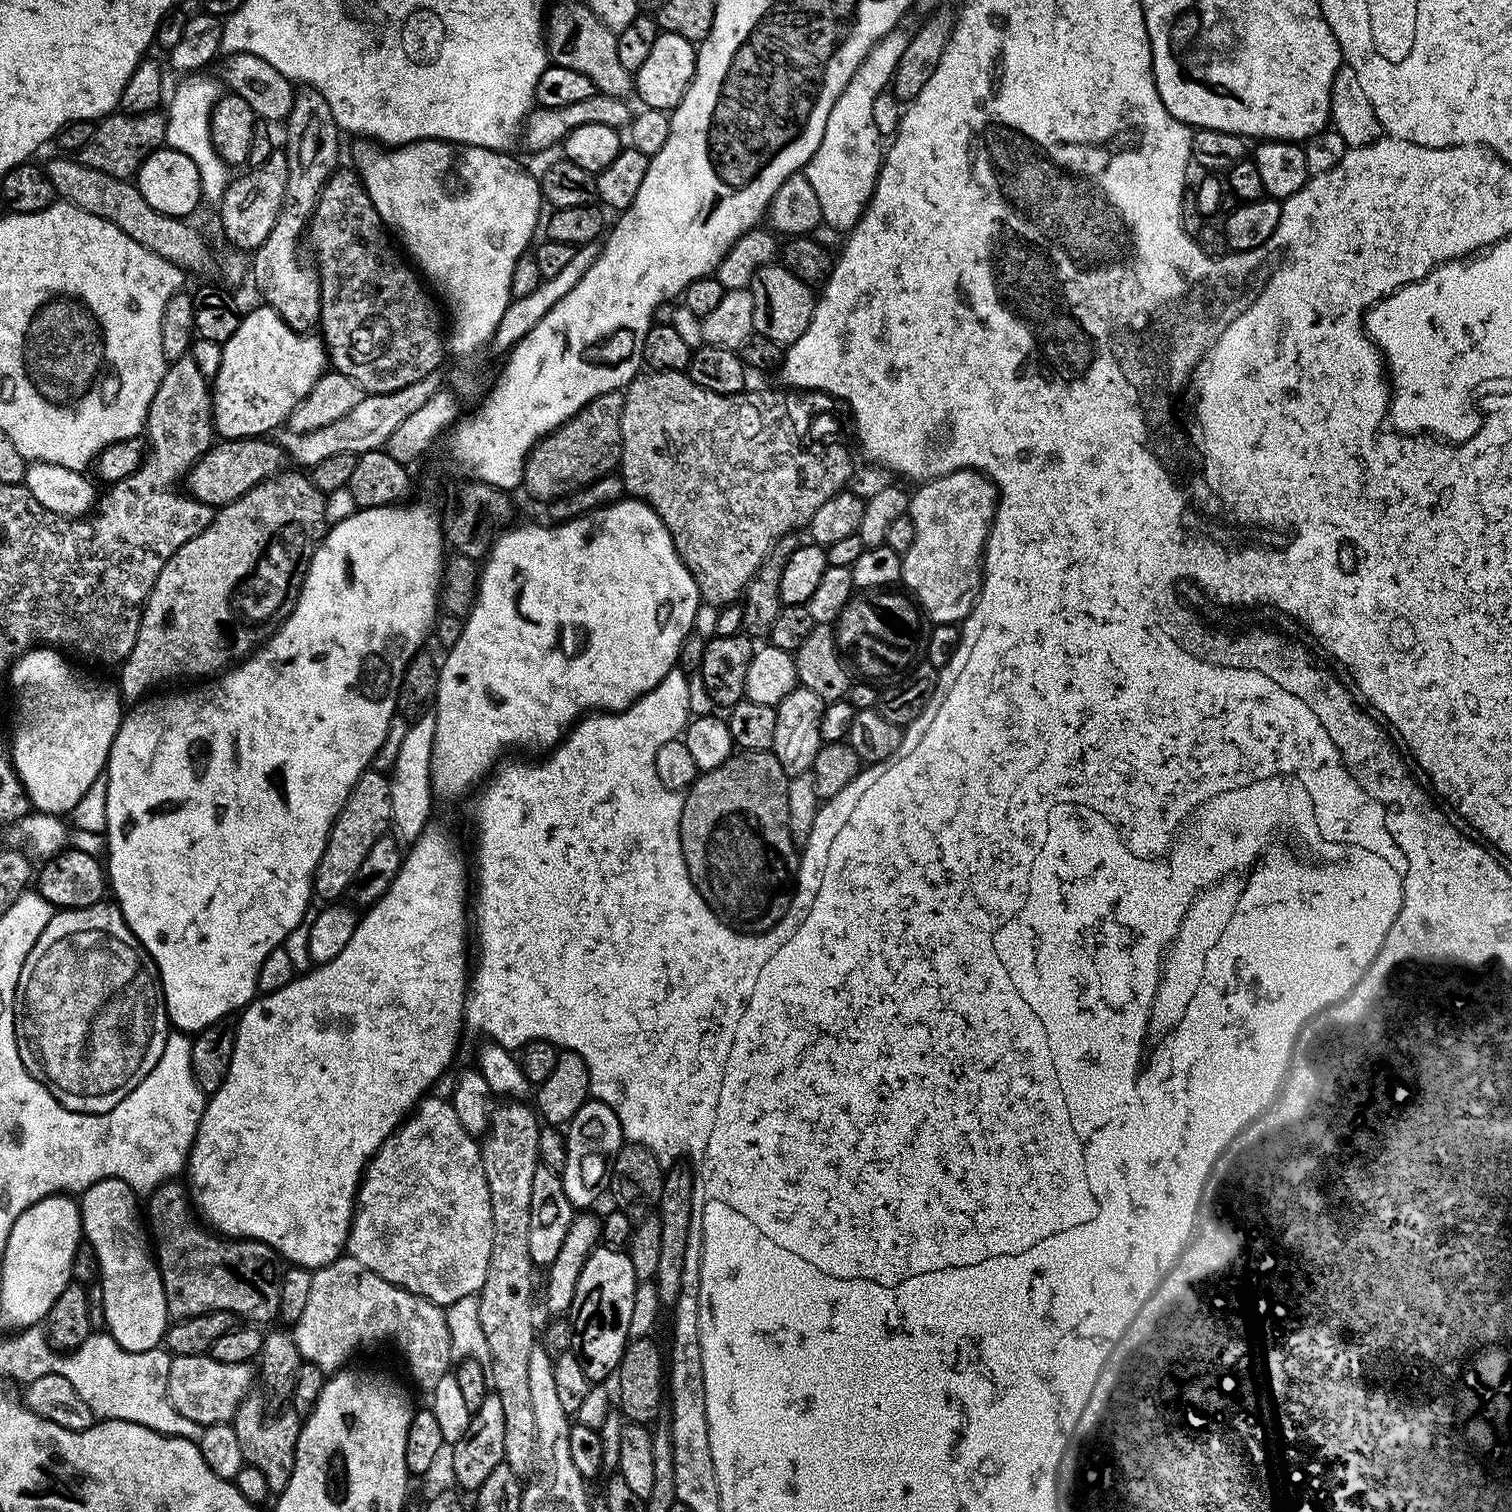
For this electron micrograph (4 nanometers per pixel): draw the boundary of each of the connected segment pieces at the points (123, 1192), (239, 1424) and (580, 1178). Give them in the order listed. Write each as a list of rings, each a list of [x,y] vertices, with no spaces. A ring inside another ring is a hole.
[[[102,1179],[91,1184],[78,1200],[81,1233],[92,1244],[100,1270],[107,1333],[122,1349],[132,1353],[150,1351],[161,1345],[170,1324],[159,1265],[141,1211],[138,1212],[137,1200],[137,1193],[121,1179]]]
[[[255,1394],[244,1397],[230,1421],[232,1429],[238,1434],[238,1442],[242,1445],[242,1454],[249,1465],[260,1471],[262,1479],[268,1483],[273,1494],[283,1492],[290,1482],[290,1474],[296,1465],[296,1443],[300,1437],[302,1416],[291,1406],[285,1406],[281,1412],[268,1413],[264,1409],[264,1400]]]
[[[589,1098],[574,1114],[574,1118],[566,1125],[566,1139],[568,1141],[568,1153],[566,1154],[566,1166],[562,1173],[566,1198],[577,1209],[584,1210],[592,1204],[600,1195],[605,1195],[608,1188],[608,1180],[612,1176],[612,1163],[616,1160],[618,1150],[626,1143],[626,1133],[618,1122],[618,1114],[610,1110],[602,1101]]]

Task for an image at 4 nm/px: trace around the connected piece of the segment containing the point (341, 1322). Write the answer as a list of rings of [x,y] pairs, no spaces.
[[[342,1254],[334,1262],[312,1272],[307,1303],[302,1315],[292,1326],[290,1339],[301,1359],[309,1365],[320,1367],[325,1374],[334,1374],[343,1369],[344,1362],[360,1345],[372,1346],[392,1342],[404,1356],[413,1380],[425,1392],[431,1392],[438,1386],[442,1377],[449,1375],[453,1363],[454,1339],[447,1324],[445,1309],[432,1300],[424,1299],[420,1295],[406,1291],[405,1288],[386,1282],[380,1275],[374,1274],[372,1270],[362,1265],[362,1262],[347,1254]]]

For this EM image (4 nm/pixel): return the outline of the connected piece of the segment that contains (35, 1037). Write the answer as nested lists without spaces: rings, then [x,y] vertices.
[[[108,903],[93,904],[91,908],[70,908],[53,914],[46,930],[42,930],[38,942],[34,942],[30,954],[26,954],[22,974],[18,974],[16,983],[18,1054],[29,1074],[38,1082],[42,1082],[42,1086],[50,1090],[50,1094],[59,1104],[66,1106],[72,1112],[108,1112],[114,1106],[118,1106],[118,1102],[122,1102],[122,1098],[126,1098],[126,1094],[130,1094],[130,1090],[134,1090],[134,1086],[138,1086],[138,1082],[142,1082],[146,1074],[154,1070],[158,1058],[162,1058],[162,1050],[170,1035],[168,1007],[164,1005],[164,991],[160,988],[156,966],[138,938],[124,923],[123,914],[117,905]]]

